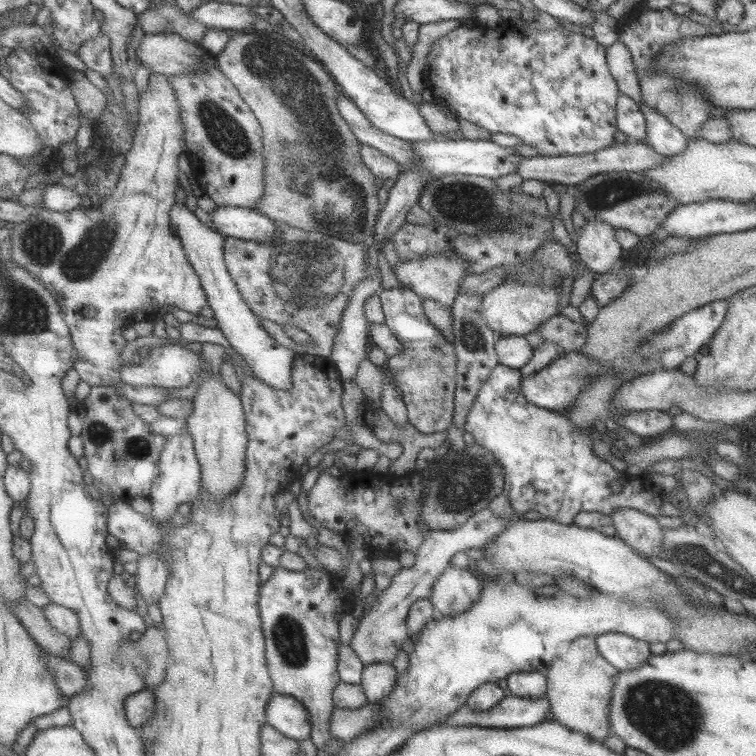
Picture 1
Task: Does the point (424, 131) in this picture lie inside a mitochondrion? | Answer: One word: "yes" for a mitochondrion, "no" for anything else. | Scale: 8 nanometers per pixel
no

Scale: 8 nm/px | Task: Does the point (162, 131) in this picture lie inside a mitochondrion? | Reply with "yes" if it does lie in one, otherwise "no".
no

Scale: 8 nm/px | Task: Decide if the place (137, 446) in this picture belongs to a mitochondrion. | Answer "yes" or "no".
yes

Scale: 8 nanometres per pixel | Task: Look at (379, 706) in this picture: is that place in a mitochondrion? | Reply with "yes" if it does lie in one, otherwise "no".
no

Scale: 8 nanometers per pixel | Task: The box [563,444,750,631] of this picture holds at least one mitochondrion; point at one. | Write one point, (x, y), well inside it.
(699, 556)

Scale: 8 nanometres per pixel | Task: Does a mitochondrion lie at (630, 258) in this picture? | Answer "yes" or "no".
no

